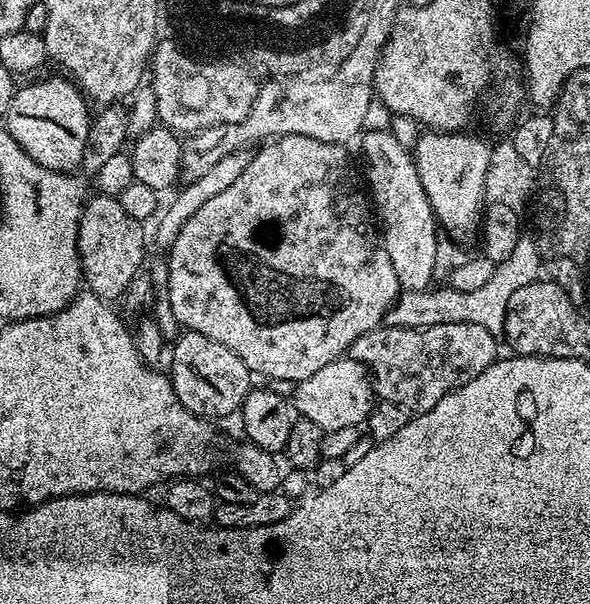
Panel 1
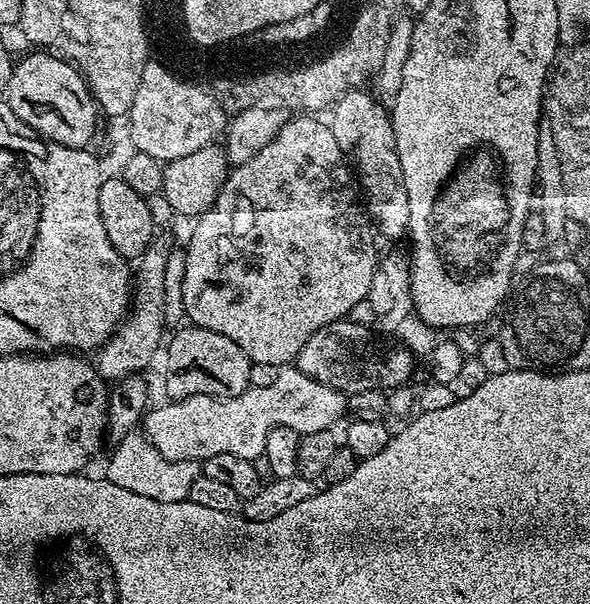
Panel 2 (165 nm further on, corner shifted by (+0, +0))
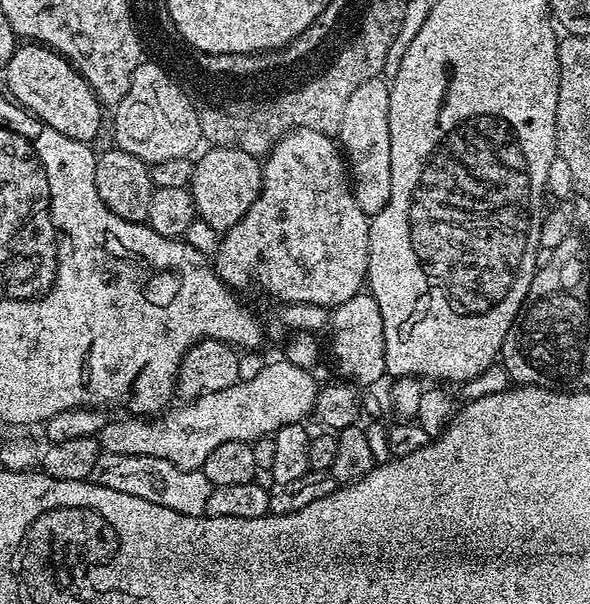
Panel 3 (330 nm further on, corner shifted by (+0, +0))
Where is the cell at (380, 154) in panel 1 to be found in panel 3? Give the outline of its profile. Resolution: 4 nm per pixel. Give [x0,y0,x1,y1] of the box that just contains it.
[340,84,390,218]

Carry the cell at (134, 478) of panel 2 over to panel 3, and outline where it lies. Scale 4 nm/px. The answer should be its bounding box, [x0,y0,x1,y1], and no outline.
[89,452,213,516]

